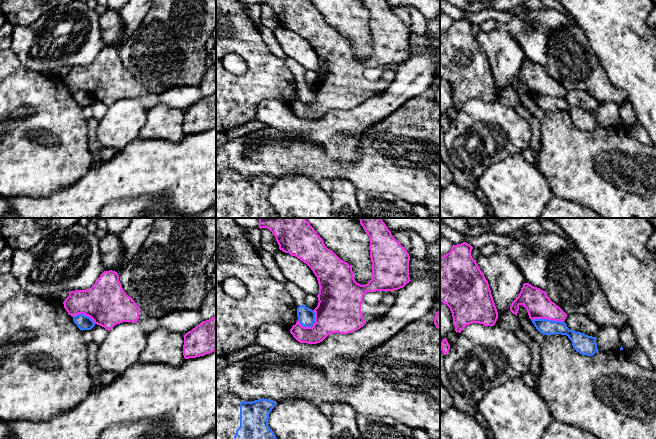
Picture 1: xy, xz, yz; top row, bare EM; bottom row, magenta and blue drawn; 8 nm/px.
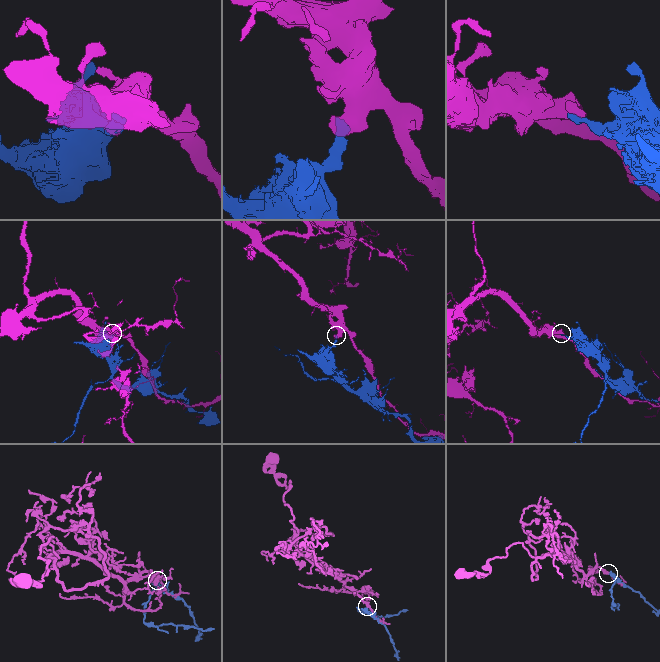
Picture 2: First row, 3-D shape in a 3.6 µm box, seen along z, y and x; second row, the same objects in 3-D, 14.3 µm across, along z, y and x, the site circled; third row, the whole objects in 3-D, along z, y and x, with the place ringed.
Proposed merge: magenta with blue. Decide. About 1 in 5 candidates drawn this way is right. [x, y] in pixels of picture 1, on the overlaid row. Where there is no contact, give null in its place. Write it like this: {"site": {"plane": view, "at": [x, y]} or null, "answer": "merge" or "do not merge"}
{"site": {"plane": "yz", "at": [547, 318]}, "answer": "do not merge"}

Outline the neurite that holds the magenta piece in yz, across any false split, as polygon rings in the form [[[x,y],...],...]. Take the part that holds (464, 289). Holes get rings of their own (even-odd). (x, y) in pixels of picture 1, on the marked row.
[[[463,242],[440,257],[440,302],[450,308],[459,333],[472,323],[494,326],[498,319],[488,281],[472,258],[472,249]]]

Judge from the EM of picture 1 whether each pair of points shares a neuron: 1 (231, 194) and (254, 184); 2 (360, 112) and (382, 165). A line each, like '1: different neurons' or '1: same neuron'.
1: same neuron
2: different neurons

